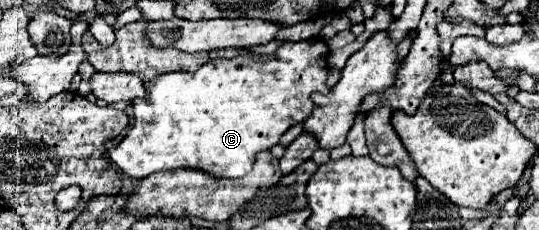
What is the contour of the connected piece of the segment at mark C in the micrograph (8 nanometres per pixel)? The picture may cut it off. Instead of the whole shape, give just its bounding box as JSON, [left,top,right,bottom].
[110,39,330,179]

